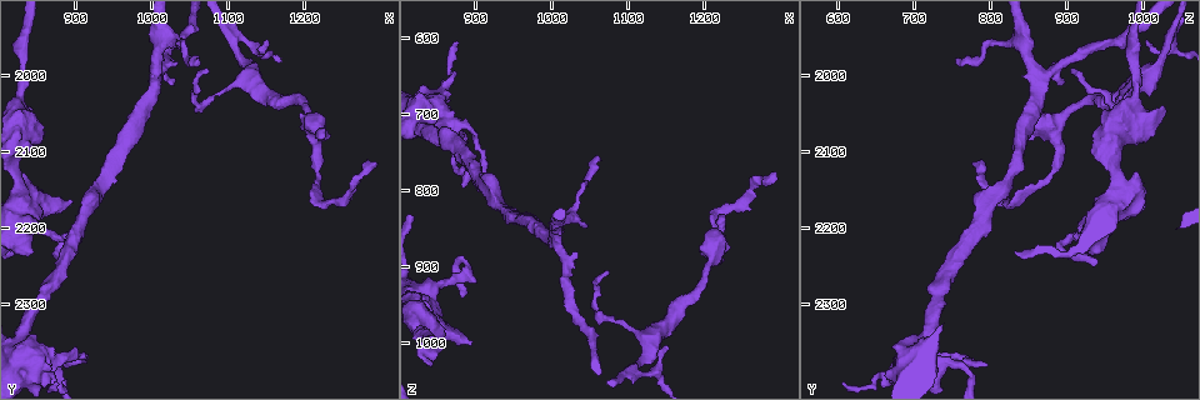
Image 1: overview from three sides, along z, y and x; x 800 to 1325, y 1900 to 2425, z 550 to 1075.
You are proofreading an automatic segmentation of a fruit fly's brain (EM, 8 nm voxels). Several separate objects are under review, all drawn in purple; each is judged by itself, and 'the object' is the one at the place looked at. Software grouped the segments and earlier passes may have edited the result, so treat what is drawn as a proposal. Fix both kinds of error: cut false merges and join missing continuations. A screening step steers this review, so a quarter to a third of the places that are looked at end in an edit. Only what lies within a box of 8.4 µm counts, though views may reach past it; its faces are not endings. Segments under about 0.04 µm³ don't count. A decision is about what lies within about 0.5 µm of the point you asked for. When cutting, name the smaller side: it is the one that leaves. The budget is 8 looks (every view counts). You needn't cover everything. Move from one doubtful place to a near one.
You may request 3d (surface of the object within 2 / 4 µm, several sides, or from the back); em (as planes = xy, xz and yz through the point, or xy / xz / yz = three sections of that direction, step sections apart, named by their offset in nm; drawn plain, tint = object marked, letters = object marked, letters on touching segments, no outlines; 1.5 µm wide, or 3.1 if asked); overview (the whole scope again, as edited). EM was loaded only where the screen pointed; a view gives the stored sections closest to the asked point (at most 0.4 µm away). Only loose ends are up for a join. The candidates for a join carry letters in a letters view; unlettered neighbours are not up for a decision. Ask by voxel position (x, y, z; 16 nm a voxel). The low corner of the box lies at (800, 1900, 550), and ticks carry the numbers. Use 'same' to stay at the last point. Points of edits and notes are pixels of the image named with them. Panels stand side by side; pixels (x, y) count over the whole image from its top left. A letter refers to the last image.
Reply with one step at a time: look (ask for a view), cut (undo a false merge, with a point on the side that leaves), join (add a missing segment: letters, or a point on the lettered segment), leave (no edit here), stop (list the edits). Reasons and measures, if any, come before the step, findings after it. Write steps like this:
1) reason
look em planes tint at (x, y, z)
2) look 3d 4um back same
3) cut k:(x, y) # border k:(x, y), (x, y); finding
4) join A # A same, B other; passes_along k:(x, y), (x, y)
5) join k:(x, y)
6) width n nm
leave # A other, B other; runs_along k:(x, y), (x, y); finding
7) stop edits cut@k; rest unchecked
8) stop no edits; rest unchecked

stops while still wide
look 3d 2um back at (895, 2165, 1000)

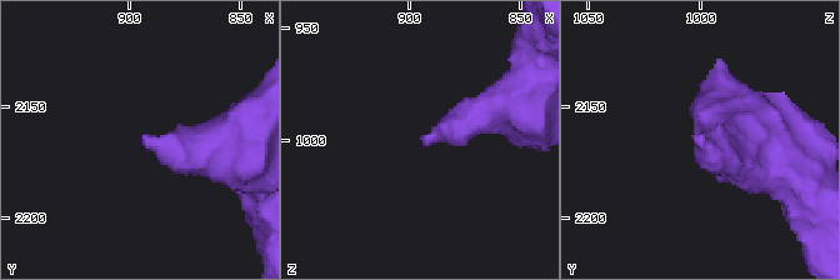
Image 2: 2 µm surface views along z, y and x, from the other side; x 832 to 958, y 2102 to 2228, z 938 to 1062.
look em planes letters at (895, 2165, 1001)

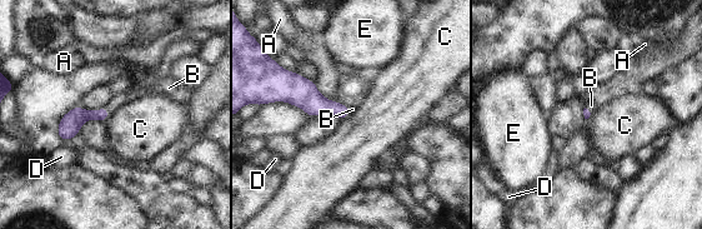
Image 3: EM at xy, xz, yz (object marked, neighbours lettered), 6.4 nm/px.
join B # A other, B same, C other, D other, E other; the neuron continues

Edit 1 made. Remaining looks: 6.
thin end
look 3d 2um at (885, 2385, 795)

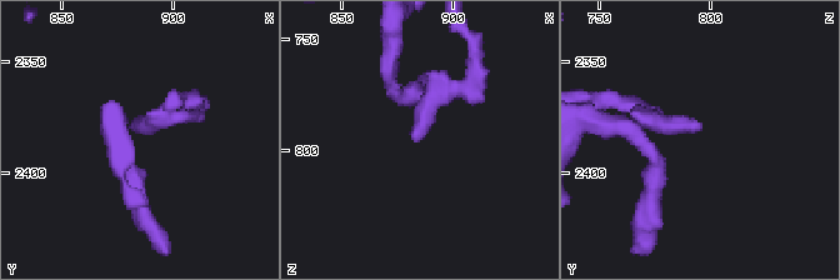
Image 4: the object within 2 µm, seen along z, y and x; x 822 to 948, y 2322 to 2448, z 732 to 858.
look em planes letters at (883, 2382, 794)

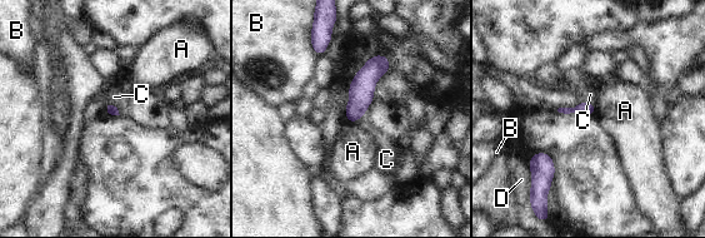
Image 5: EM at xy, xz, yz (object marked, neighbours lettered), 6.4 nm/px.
leave # A other, B other, C other, D other; border 5:(348, 120), (355, 123); no lettered segment goes on from it

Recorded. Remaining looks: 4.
free end
look 3d 4um at (1230, 2075, 835)

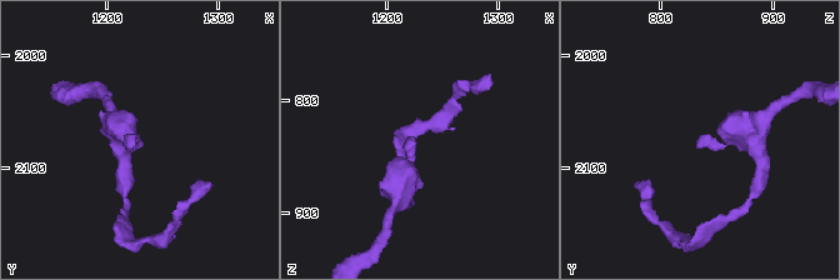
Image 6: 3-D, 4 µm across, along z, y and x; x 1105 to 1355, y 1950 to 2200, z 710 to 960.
look em planes tint at (1226, 2078, 832)

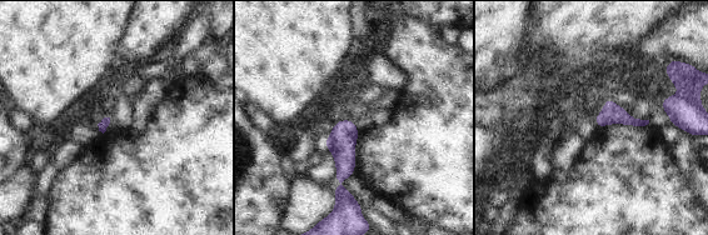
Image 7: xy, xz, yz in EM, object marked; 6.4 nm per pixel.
see the neighbours
look em planes letters same

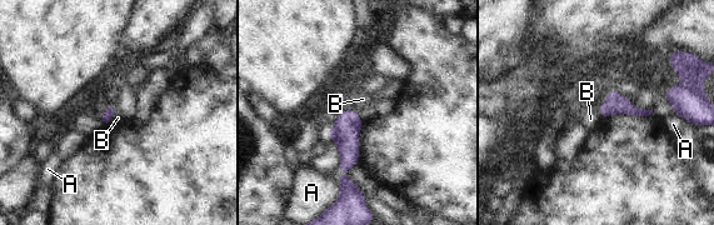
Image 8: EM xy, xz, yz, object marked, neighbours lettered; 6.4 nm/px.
longest_contact A 110 nm
leave # A other, B other; no lettered segment goes on from it

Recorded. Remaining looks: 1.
stop edits join@3; rest unchecked

